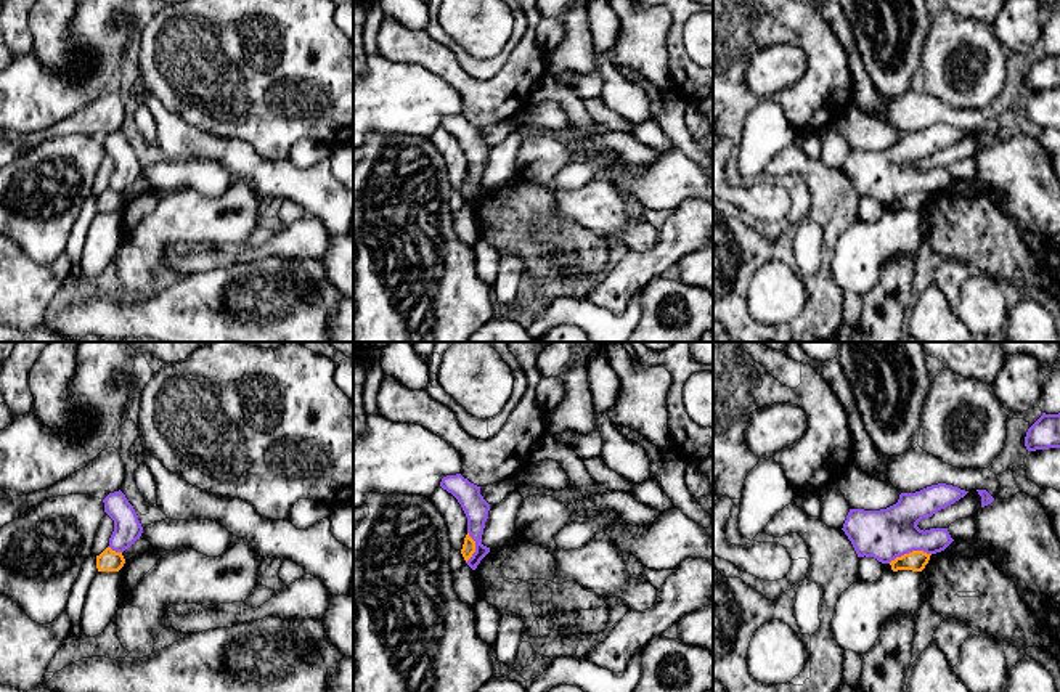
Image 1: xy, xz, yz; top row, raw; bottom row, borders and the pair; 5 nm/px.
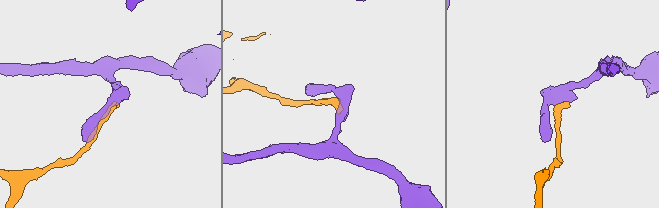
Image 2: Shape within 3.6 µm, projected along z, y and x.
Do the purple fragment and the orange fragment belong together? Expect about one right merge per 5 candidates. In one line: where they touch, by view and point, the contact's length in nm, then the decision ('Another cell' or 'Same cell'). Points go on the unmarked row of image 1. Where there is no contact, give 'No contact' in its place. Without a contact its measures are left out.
Touches purple at yz (909, 191). Shared border 220 nm. Another cell

